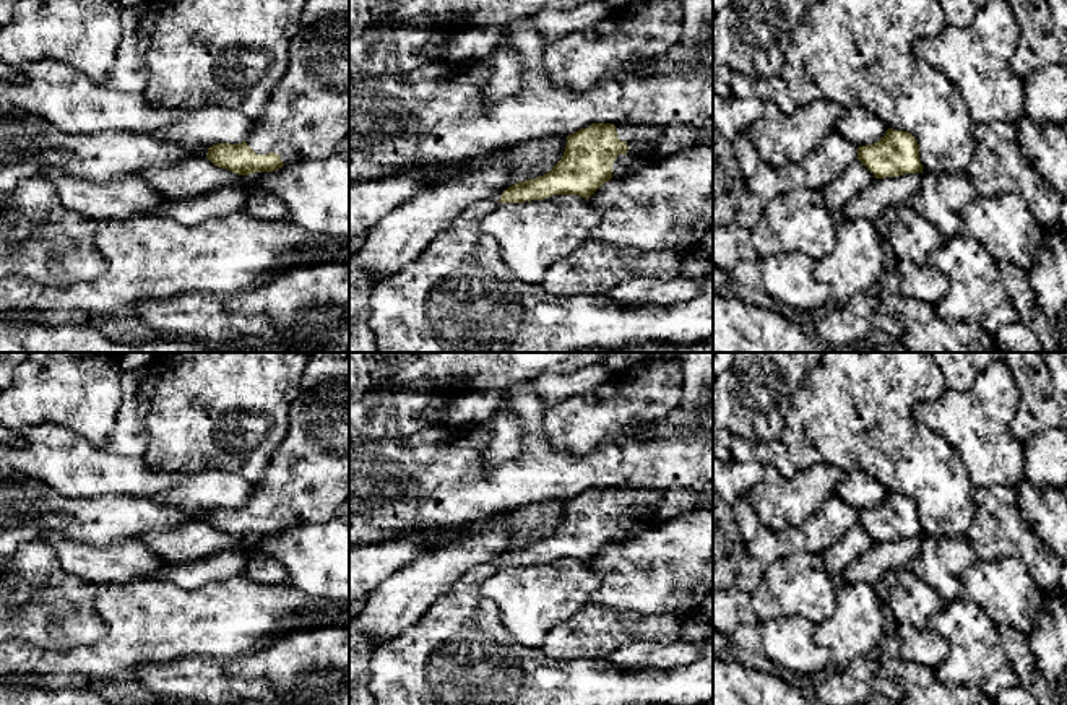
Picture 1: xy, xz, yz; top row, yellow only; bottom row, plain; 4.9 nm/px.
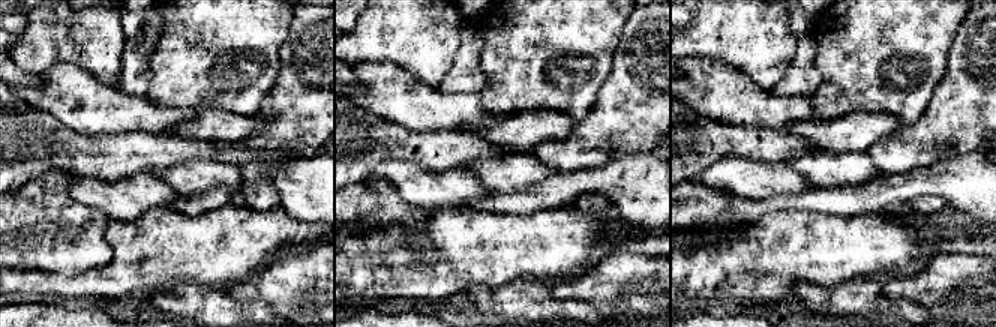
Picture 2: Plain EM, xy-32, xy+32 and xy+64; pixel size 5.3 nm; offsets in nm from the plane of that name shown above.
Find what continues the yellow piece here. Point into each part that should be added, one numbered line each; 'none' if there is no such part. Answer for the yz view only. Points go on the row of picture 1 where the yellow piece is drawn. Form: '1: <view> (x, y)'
none

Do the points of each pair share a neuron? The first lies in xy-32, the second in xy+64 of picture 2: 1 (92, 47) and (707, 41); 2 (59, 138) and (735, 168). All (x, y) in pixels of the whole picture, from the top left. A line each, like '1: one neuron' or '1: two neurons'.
1: one neuron
2: two neurons

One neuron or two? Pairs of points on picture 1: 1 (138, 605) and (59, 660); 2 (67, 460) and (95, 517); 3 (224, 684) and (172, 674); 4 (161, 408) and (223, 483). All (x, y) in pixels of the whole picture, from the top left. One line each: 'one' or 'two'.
1: one
2: two
3: one
4: two

